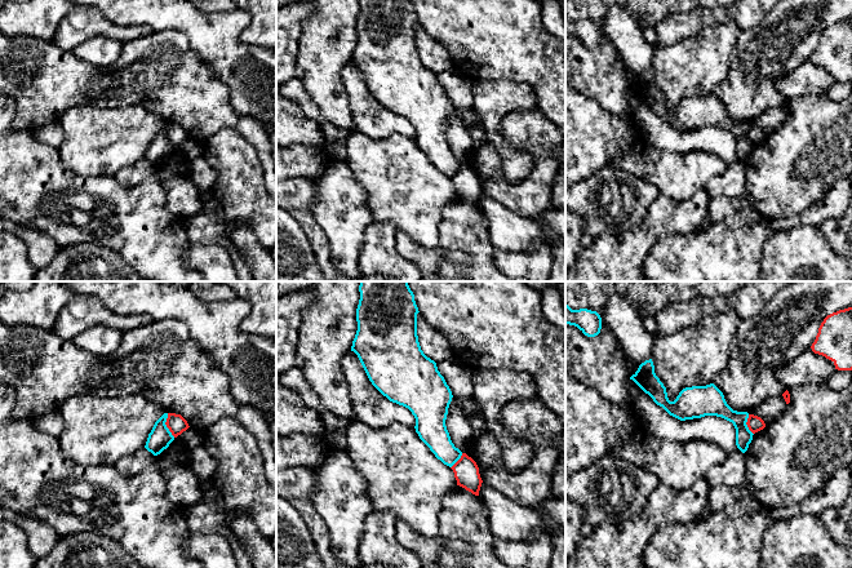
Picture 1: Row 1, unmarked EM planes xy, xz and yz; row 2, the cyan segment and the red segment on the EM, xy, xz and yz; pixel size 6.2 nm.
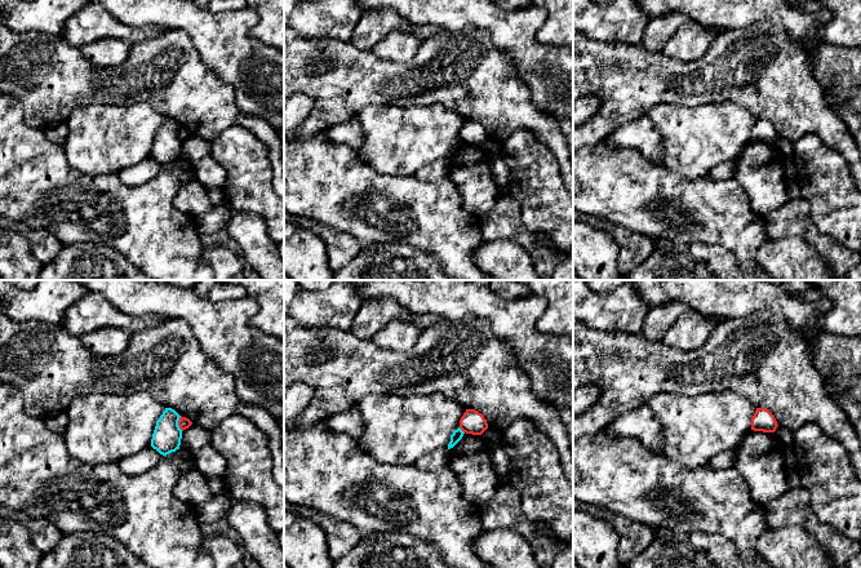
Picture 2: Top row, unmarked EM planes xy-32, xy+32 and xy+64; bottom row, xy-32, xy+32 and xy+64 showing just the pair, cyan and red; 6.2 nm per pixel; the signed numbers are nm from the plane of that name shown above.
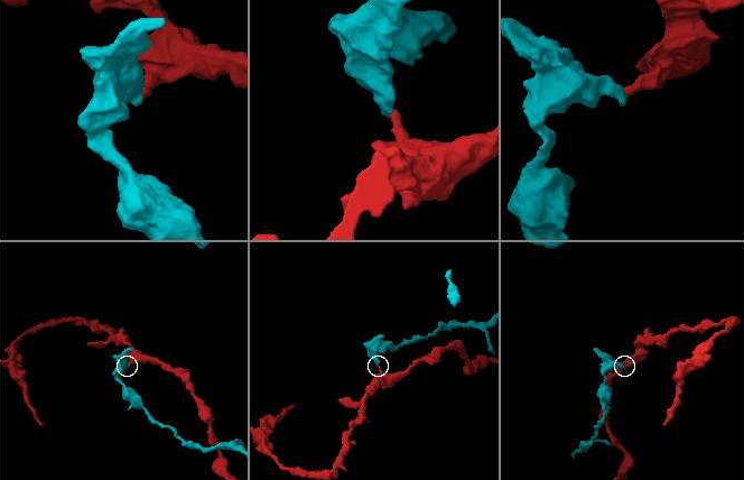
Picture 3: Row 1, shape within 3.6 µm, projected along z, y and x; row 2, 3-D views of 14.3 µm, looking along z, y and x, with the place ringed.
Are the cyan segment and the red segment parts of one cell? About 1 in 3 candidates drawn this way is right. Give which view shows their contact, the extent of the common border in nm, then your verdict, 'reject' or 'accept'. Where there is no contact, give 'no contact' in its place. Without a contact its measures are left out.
meets cyan in xy; contact 160 nm long; reject

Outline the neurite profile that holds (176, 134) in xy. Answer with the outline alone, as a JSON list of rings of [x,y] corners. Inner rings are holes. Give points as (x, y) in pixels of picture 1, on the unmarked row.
[[[168,124],[165,136],[174,148],[181,146],[190,138],[187,132],[182,127],[176,124]]]

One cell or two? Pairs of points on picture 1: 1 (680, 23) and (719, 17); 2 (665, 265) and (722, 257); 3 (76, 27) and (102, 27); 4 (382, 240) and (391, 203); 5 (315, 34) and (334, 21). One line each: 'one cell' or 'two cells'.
1: one cell
2: one cell
3: one cell
4: two cells
5: one cell

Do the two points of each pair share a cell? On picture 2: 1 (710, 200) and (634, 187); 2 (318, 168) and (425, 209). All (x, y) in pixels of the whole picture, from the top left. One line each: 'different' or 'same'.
1: same
2: same

